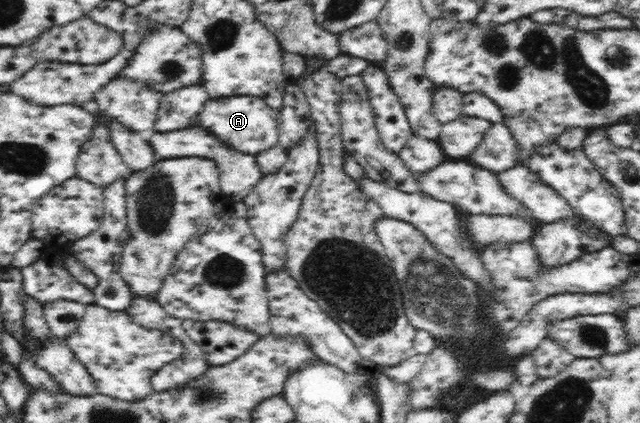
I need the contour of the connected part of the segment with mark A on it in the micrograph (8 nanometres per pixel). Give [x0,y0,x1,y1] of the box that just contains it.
[196,96,280,156]

